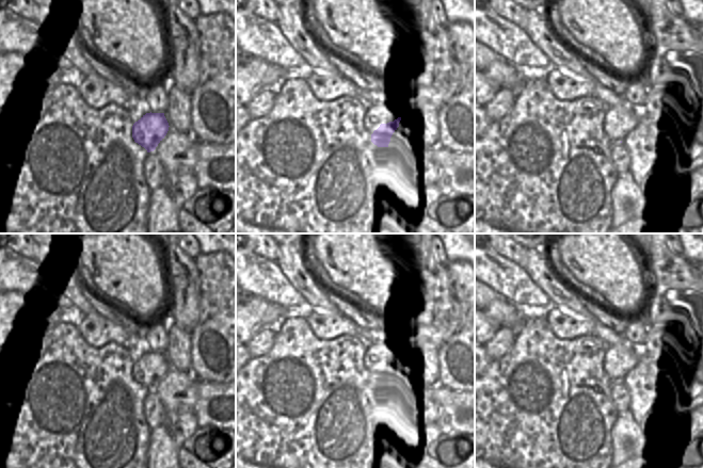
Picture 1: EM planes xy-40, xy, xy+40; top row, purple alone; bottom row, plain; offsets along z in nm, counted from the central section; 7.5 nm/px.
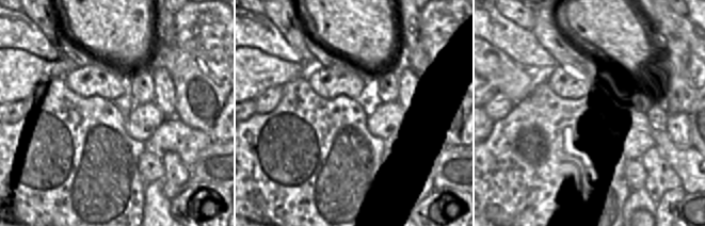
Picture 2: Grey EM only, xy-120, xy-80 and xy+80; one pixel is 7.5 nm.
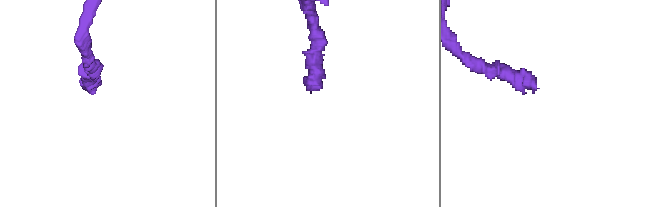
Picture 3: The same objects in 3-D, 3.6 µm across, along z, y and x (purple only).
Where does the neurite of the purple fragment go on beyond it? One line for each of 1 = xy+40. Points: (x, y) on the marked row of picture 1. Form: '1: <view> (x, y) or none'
1: none

